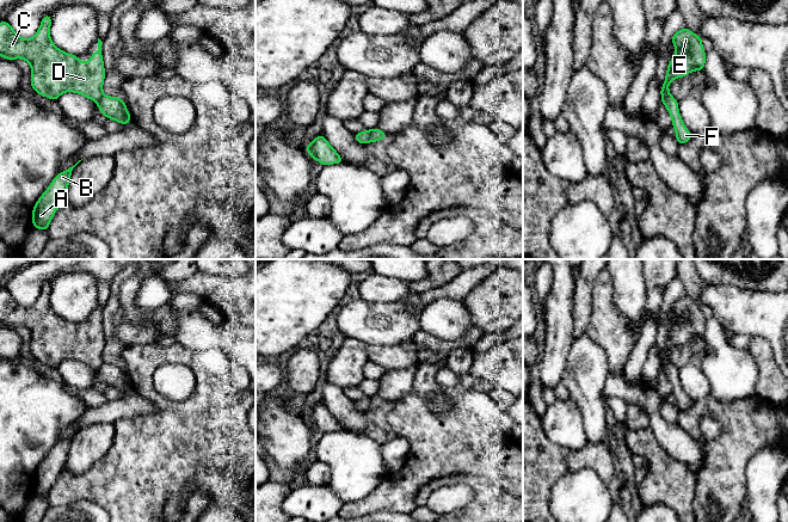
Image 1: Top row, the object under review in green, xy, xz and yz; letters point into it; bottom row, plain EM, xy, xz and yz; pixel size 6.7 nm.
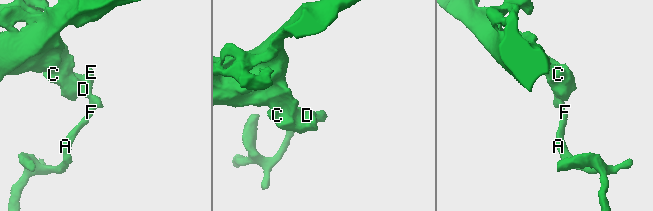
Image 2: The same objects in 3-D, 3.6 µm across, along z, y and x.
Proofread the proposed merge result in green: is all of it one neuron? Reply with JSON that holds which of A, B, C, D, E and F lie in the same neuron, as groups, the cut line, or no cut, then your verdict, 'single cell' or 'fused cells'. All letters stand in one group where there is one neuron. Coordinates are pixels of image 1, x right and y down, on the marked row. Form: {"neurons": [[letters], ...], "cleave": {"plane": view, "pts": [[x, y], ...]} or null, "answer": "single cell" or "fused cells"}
{"neurons": [["A", "B", "F"], ["C", "D", "E"]], "cleave": {"plane": "xz", "pts": [[370, 130], [368, 141]]}, "answer": "fused cells"}

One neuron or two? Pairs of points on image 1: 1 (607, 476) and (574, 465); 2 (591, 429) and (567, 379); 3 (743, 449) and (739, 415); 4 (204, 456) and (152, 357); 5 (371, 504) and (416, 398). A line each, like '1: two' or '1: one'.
1: one
2: one
3: one
4: one
5: one

